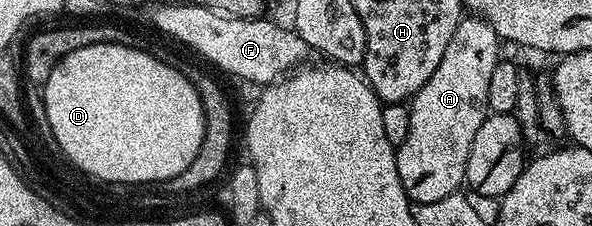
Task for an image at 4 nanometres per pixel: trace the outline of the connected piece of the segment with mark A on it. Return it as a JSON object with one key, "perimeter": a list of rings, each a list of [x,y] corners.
{"perimeter":[[[462,18],[436,73],[409,100],[408,133],[396,148],[396,173],[400,173],[400,185],[404,185],[411,204],[440,201],[463,186],[472,137],[488,114],[488,81],[499,62],[499,44],[496,29],[484,19]]]}

